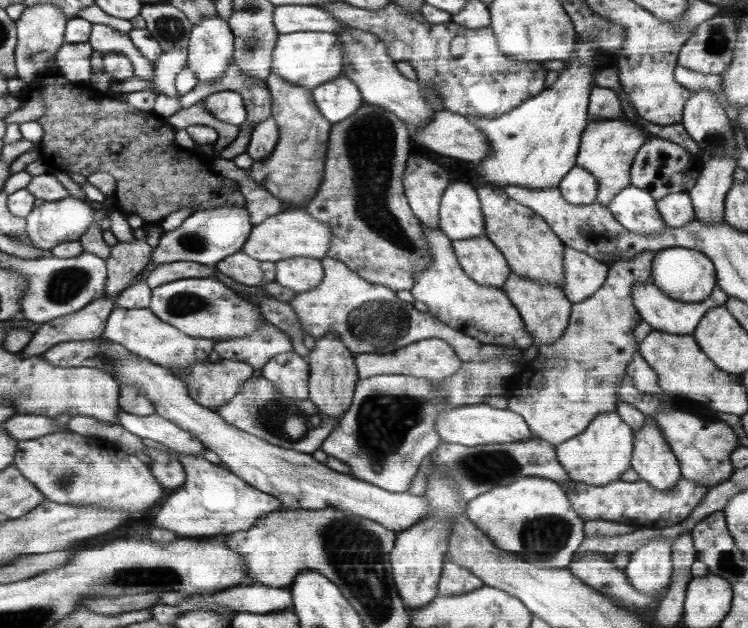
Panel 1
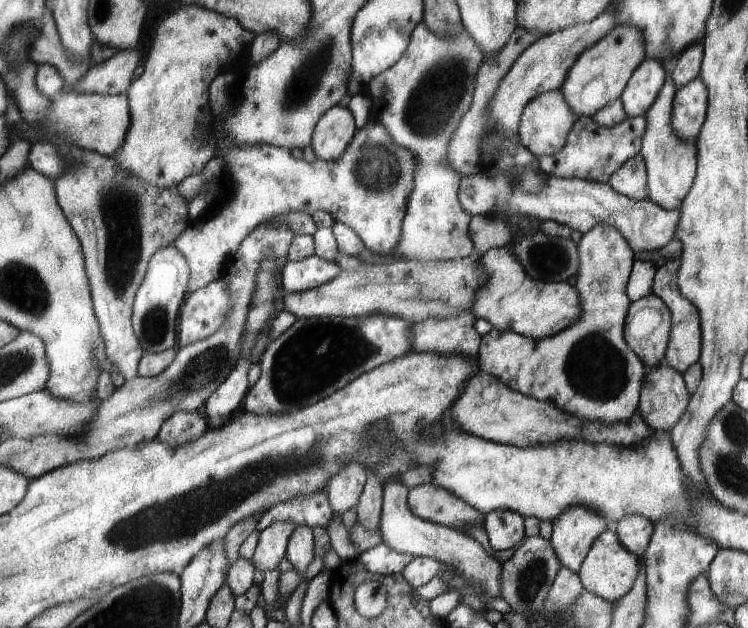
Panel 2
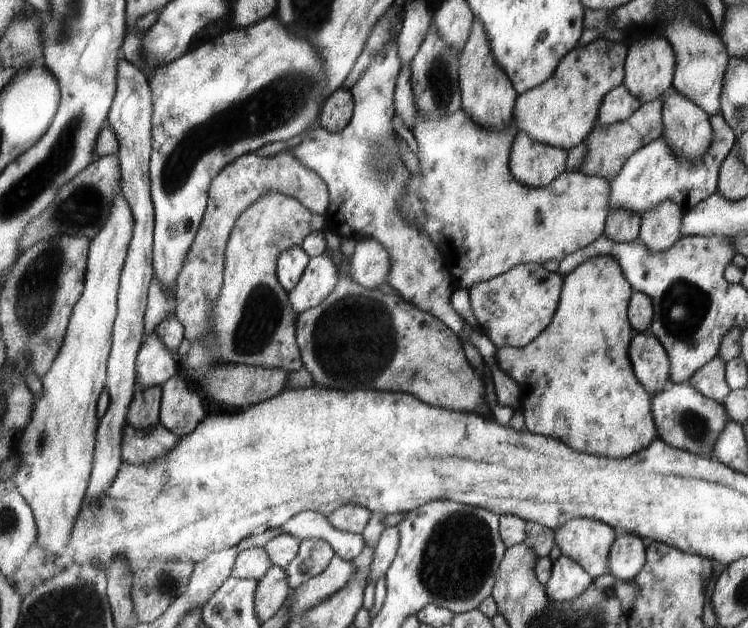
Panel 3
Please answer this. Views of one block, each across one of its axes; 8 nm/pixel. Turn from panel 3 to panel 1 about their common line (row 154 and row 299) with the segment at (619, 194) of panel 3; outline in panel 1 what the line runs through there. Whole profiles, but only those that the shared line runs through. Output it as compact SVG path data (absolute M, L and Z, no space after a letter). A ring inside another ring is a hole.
M652 282L646 284L632 285L632 305L638 311L641 320L652 325L654 329L658 329L669 333L678 333L679 335L692 335L697 328L697 324L701 322L710 310L723 306L728 302L730 296L726 295L720 287L716 286L715 290L704 300L704 302L690 303L680 300L673 300L672 297L666 296L666 293L654 285Z

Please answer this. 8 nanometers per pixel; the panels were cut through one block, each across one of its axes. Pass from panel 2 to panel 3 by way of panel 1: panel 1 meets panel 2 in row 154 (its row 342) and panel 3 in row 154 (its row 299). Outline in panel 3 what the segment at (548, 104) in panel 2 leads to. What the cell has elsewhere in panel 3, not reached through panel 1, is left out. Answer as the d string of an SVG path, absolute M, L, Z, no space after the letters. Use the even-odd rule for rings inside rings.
M526 134L513 136L509 170L523 186L541 188L552 184L568 169L568 151L536 143Z

